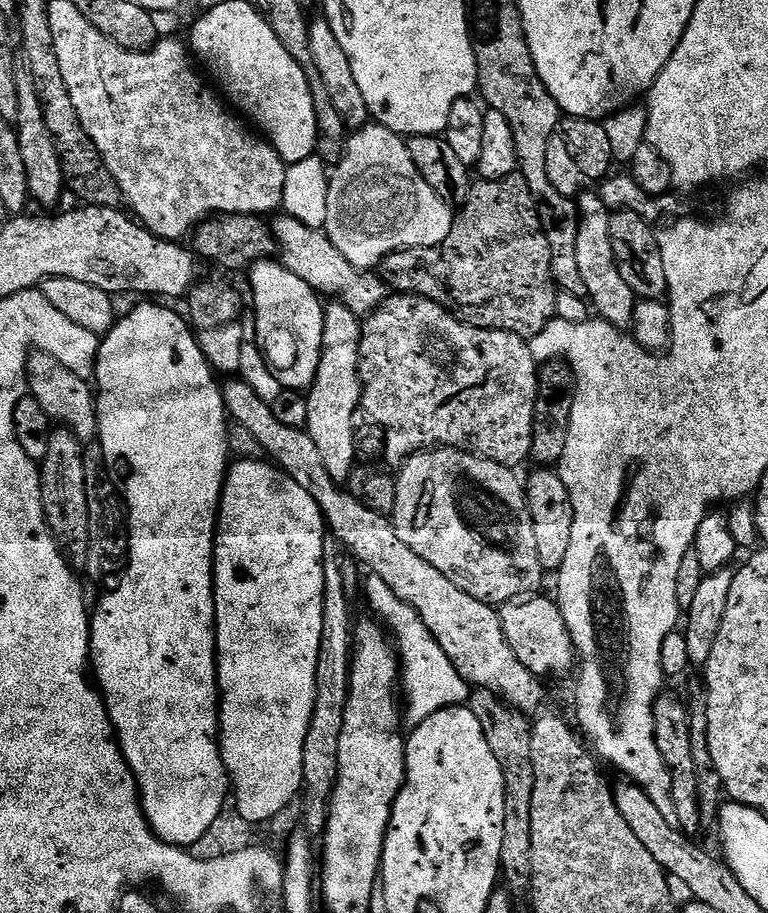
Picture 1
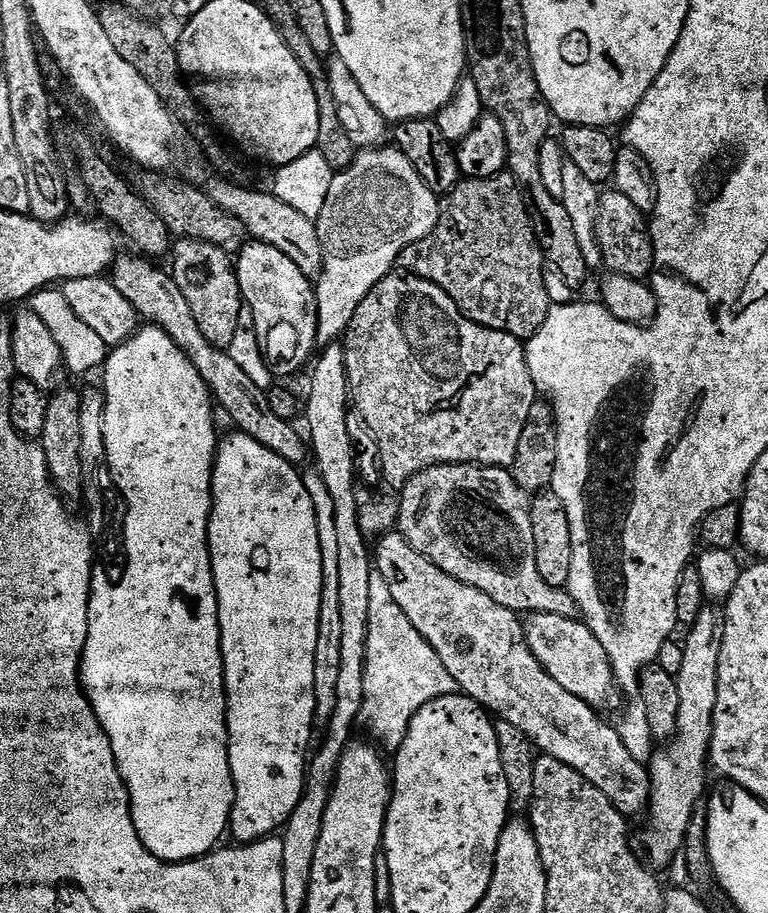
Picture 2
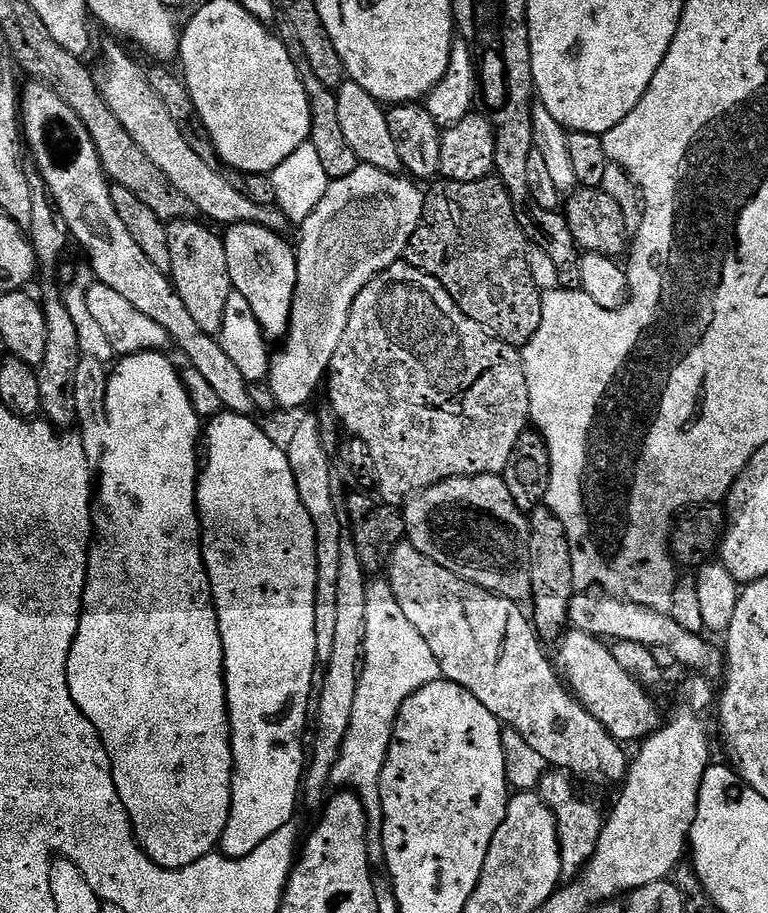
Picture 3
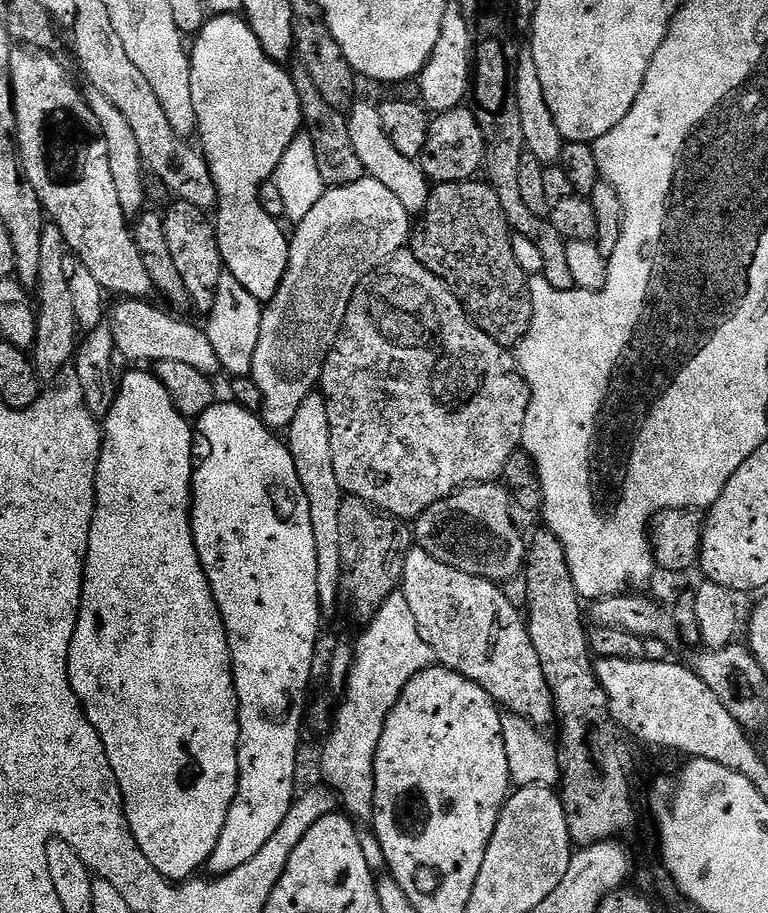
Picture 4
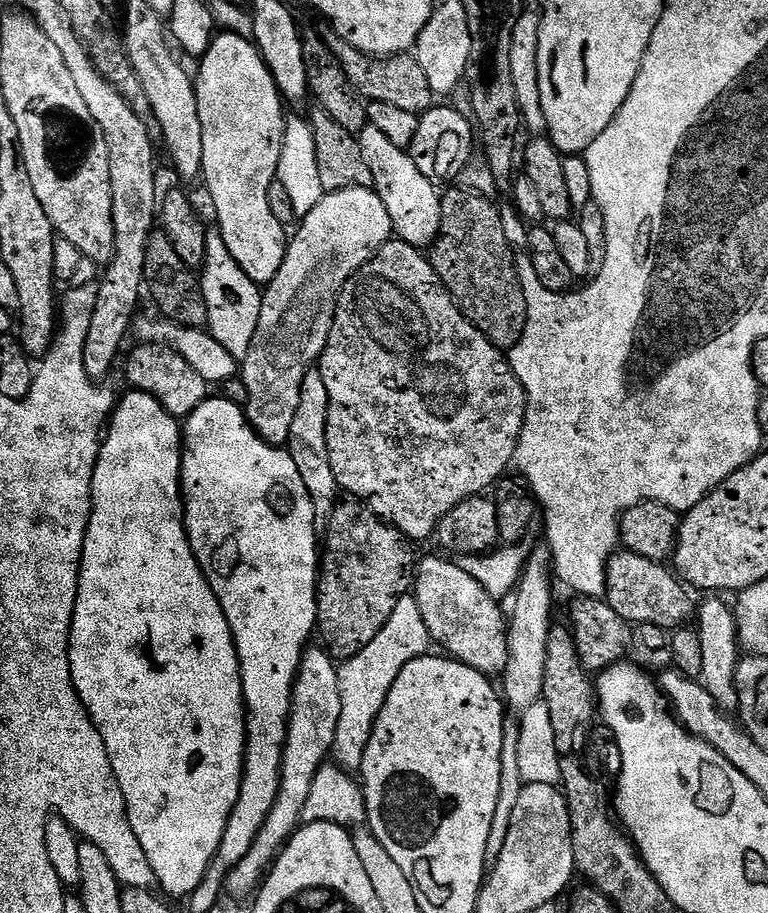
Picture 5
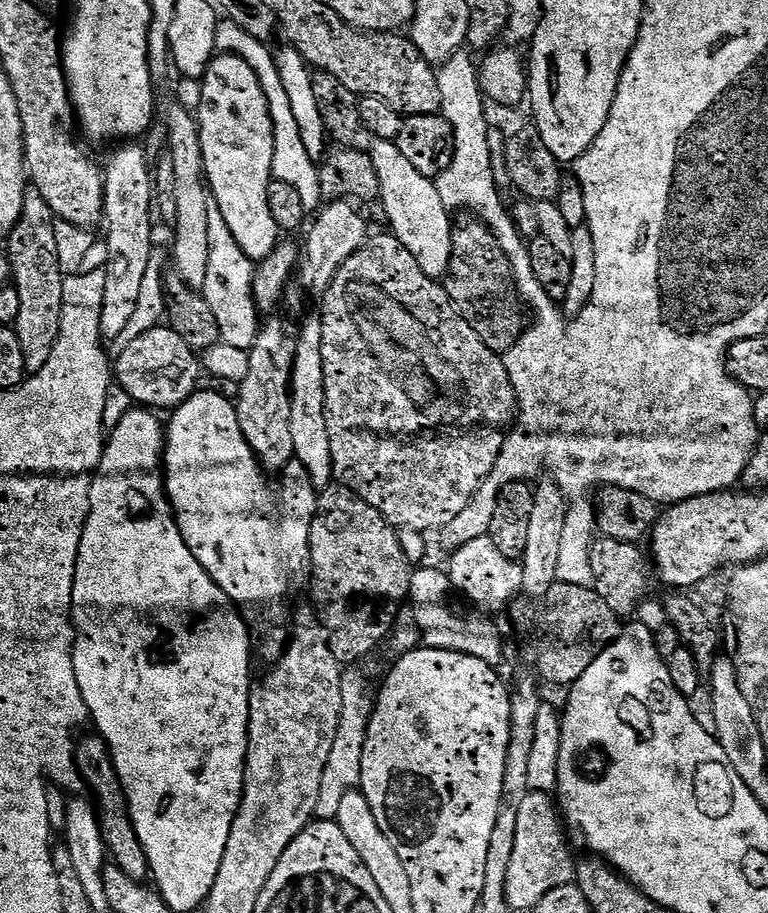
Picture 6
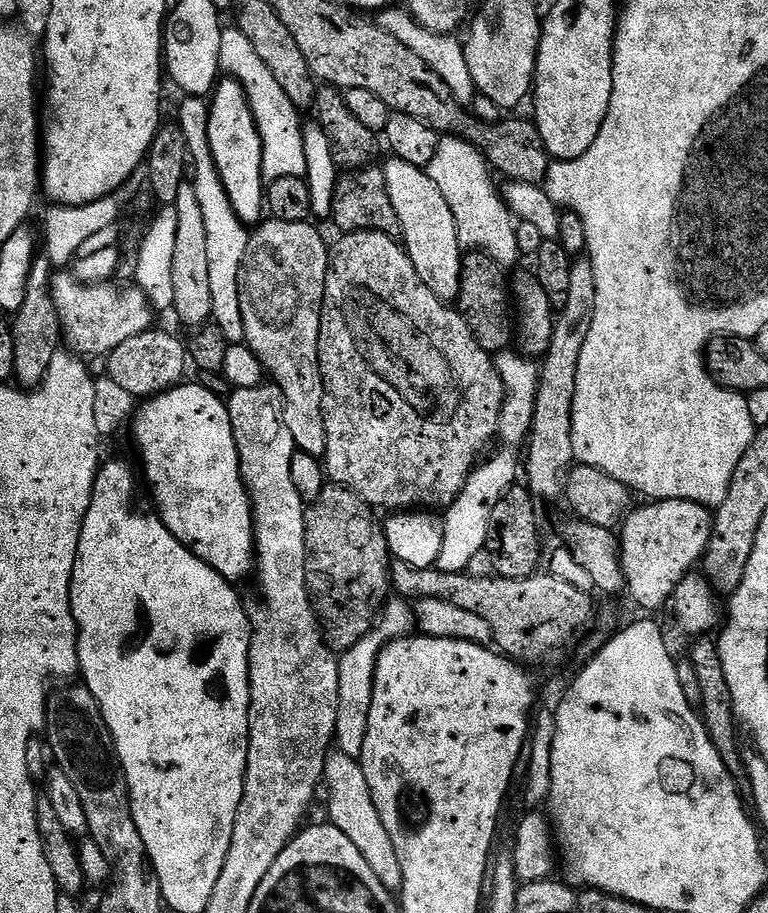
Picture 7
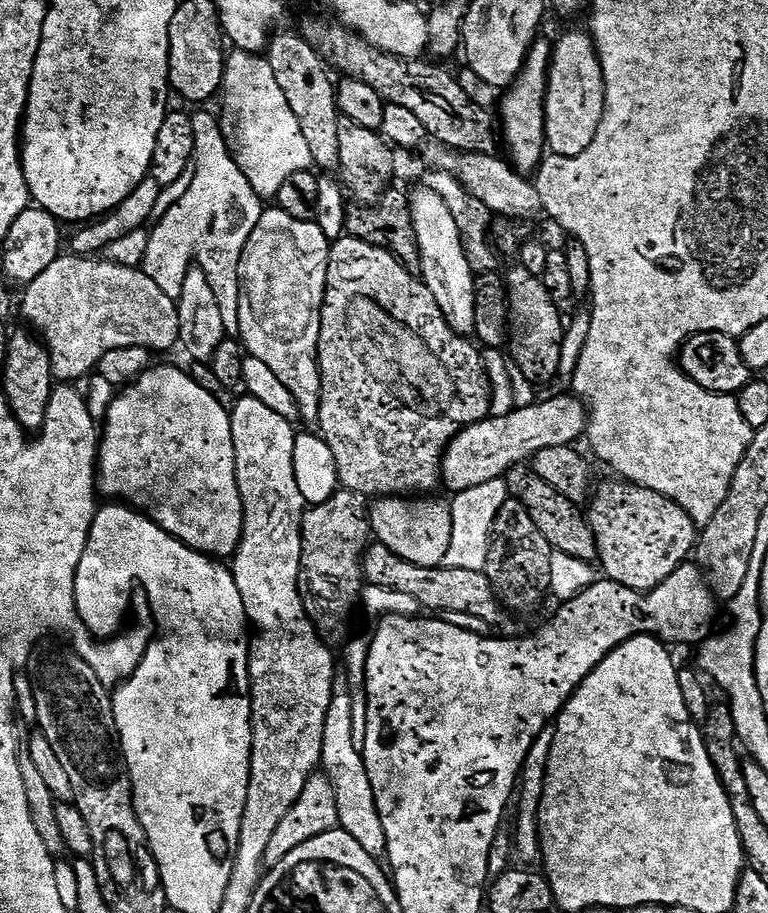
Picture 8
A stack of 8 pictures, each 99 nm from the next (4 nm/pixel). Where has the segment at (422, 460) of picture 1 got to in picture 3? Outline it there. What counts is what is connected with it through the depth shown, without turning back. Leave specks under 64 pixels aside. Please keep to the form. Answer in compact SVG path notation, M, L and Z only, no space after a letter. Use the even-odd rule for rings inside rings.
M503 475L455 476L443 480L416 493L403 505L402 515L407 543L426 554L426 558L438 562L438 566L446 566L450 574L458 574L458 578L477 584L503 600L524 602L531 597L528 516L514 506L514 498L510 490L506 490ZM592 590L573 595L568 611L568 622L575 631L597 636L605 642L618 640L638 642L653 650L659 650L661 653L664 651L666 655L673 656L682 667L689 668L687 671L692 674L720 678L726 671L725 653L721 649L719 652L710 641L704 640L703 635L690 634L690 630L678 626L678 622L674 622L674 618L667 612L638 606L629 600L619 600L616 596L597 594Z

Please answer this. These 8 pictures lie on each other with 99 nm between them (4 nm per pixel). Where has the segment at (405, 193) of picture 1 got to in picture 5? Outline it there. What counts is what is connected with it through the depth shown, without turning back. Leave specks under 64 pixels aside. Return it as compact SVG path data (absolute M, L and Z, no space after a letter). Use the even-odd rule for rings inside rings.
M343 188L341 192L325 194L318 206L303 216L296 230L287 241L284 261L278 274L274 274L272 281L263 289L258 330L254 330L254 342L250 342L250 350L242 362L242 377L249 395L246 407L248 423L267 444L277 446L288 443L294 414L298 414L302 382L306 374L317 367L320 355L326 350L326 342L334 326L338 298L346 282L394 236L390 214L380 195L372 188Z

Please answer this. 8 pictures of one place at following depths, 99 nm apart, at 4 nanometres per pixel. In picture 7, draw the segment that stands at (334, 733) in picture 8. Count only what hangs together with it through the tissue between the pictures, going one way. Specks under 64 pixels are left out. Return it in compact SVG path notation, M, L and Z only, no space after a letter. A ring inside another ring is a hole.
M339 750L333 751L324 767L323 783L328 788L327 819L354 846L358 846L362 858L370 865L370 870L378 874L378 882L386 886L388 891L396 894L404 886L402 878L402 862L398 862L398 850L394 850L394 842L390 842L390 834L386 834L386 826L382 826L382 818L378 814L378 806L374 806L374 798L370 794L370 785L366 783L366 774L362 770L359 759L347 756Z

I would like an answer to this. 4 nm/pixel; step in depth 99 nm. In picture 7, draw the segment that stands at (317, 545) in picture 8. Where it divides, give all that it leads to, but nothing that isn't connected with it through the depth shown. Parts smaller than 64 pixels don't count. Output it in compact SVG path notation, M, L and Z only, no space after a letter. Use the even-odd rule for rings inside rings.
M325 483L320 497L311 501L304 514L304 537L306 538L306 582L312 609L324 629L324 640L337 654L358 646L362 638L372 629L382 607L389 599L392 588L390 553L381 517L376 517L372 505L367 504L358 494L340 484Z

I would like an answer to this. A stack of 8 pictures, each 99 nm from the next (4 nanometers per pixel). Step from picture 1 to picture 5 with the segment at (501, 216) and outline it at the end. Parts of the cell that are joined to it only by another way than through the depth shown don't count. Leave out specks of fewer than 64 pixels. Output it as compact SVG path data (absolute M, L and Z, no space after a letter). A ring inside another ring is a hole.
M452 186L440 197L440 232L436 241L430 245L432 269L446 286L452 301L460 307L464 315L486 339L501 350L511 350L522 338L526 330L526 294L522 290L522 280L516 273L516 256L512 244L508 241L508 232L504 229L504 220L493 201L476 192L470 192L463 186Z

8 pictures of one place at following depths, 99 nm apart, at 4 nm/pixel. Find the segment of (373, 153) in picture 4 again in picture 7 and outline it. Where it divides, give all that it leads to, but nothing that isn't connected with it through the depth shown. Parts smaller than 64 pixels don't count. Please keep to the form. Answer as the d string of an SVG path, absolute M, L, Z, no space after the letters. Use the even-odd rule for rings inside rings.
M395 158L383 165L386 190L390 200L394 202L394 210L400 223L399 235L408 250L408 257L414 262L414 270L418 270L418 278L434 290L440 300L452 302L459 297L460 279L462 278L462 249L458 230L454 222L454 214L450 214L450 206L446 206L446 198L442 198L442 190L434 186L425 169L410 166L410 162L402 162Z

